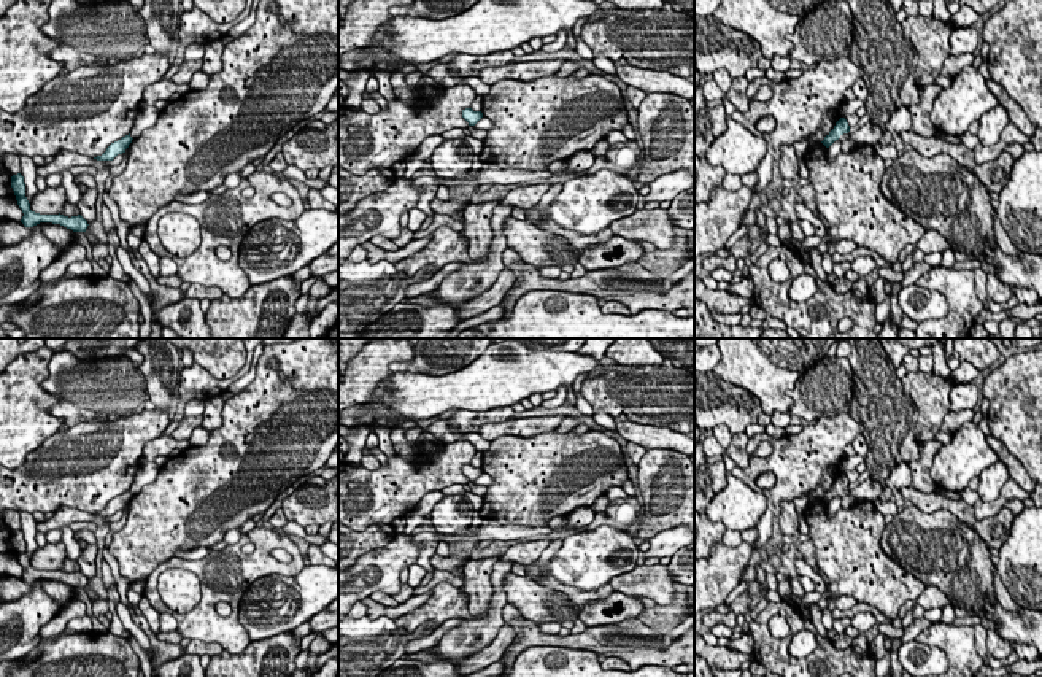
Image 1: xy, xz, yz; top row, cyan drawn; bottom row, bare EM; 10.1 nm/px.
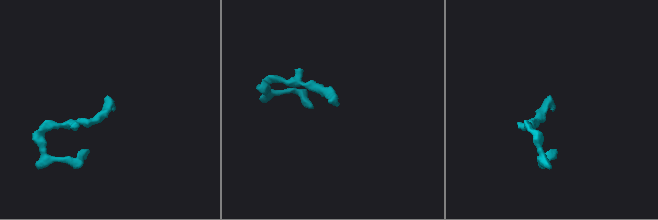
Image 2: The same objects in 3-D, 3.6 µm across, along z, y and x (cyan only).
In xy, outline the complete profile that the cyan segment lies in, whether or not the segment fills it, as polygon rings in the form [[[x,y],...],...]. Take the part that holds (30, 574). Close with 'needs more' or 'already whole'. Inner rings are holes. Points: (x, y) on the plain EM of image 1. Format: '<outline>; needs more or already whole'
[[[21,529],[11,532],[11,544],[14,547],[17,561],[24,569],[21,578],[25,583],[33,583],[40,578],[52,578],[52,580],[60,580],[67,585],[71,585],[73,588],[86,588],[89,580],[81,571],[68,574],[60,569],[59,571],[40,571],[40,569],[32,567],[30,559],[25,553],[24,532]]]; already whole

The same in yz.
[[[840,474],[834,485],[824,493],[821,497],[826,504],[829,504],[836,496],[842,497],[842,509],[848,509],[853,505],[855,497],[850,494],[850,482],[845,474]]]; needs more

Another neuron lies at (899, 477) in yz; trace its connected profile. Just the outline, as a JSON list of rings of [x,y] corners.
[[[899,462],[894,466],[886,478],[886,486],[890,489],[902,489],[912,485],[912,474],[907,462]]]

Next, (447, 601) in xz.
[[[440,582],[430,591],[432,594],[421,607],[394,620],[411,636],[423,639],[451,618],[481,620],[488,615],[472,615],[469,612],[470,598],[464,588]]]

